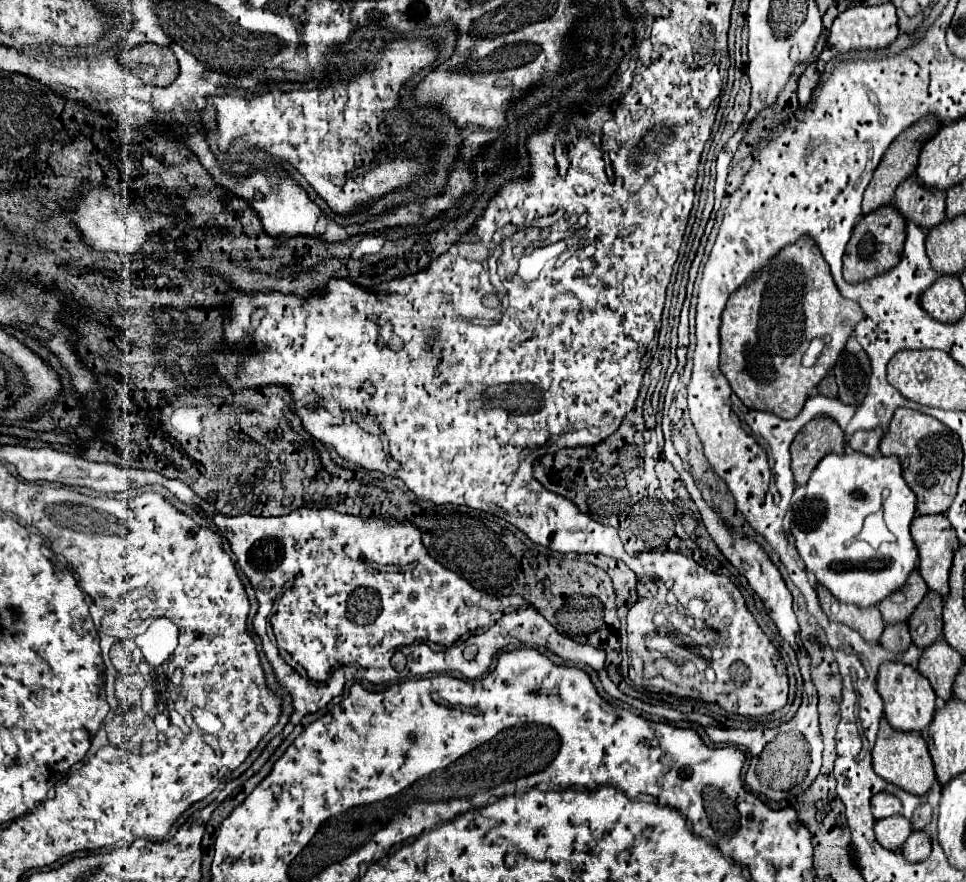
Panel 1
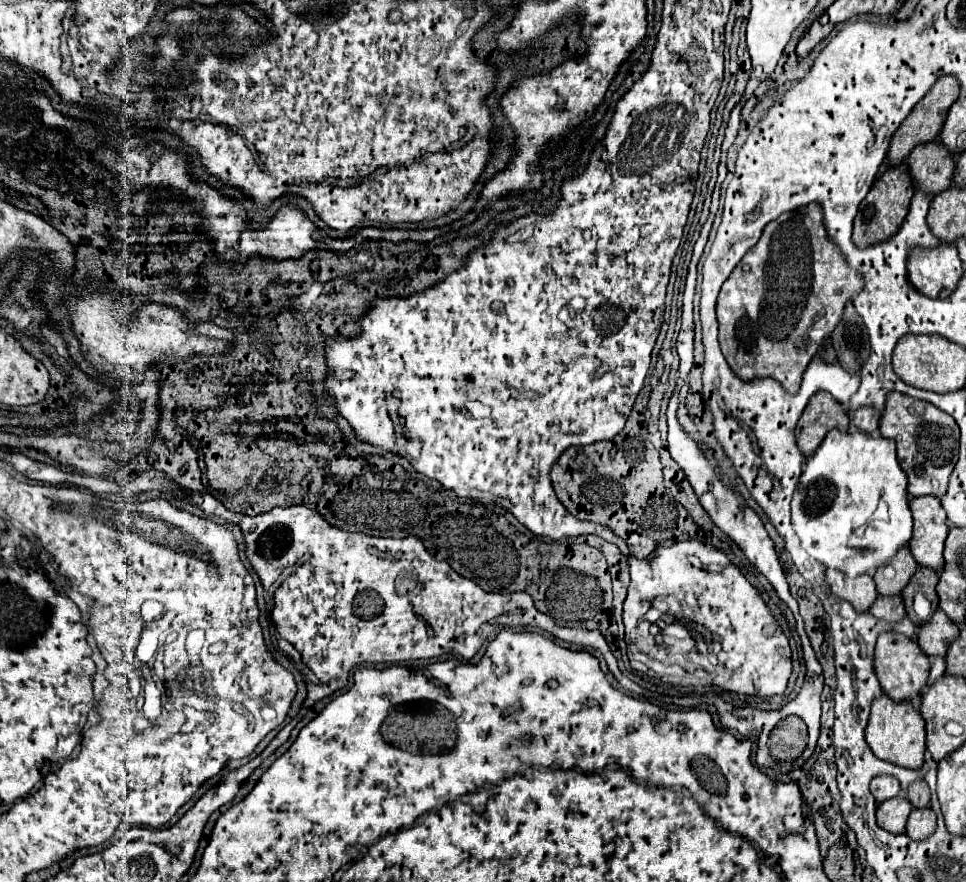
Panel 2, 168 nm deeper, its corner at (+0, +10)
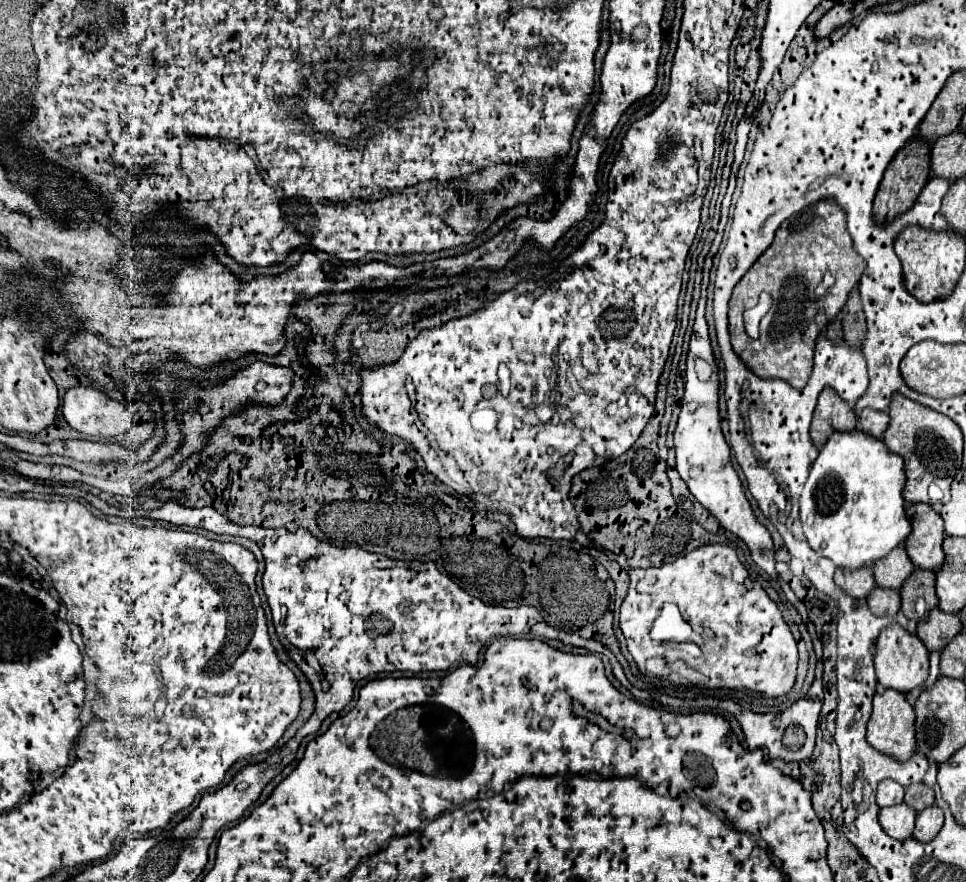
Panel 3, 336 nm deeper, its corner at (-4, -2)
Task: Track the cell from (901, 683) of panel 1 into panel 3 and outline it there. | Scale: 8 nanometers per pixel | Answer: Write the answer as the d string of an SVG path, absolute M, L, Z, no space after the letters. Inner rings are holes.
M891 624L879 634L875 642L875 670L881 686L899 692L909 692L911 688L923 686L929 674L929 650L915 634L909 634L899 624Z

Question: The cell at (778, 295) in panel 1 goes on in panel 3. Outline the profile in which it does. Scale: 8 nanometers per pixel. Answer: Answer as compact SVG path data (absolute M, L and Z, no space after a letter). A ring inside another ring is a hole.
M819 200L799 214L793 214L783 222L773 244L759 256L733 290L729 302L729 332L733 350L761 378L783 378L801 390L813 368L813 348L821 328L839 314L849 292L859 284L863 270L865 262L853 248L845 212L835 200ZM825 270L831 270L837 280L837 296L833 298L815 296L815 288ZM761 292L769 292L773 296L773 306L767 320L761 324L761 338L753 340L745 332L743 312L747 306L757 304Z

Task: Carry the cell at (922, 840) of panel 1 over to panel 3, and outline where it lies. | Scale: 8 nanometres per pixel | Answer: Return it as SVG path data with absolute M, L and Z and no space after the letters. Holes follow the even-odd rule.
M931 806L917 814L913 838L921 840L921 842L929 842L939 834L941 826L943 826L943 810L939 806Z

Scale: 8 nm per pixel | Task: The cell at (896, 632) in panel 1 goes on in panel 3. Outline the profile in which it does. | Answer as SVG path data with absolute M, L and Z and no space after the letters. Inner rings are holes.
M875 586L867 596L867 604L875 616L895 616L901 608L899 592Z

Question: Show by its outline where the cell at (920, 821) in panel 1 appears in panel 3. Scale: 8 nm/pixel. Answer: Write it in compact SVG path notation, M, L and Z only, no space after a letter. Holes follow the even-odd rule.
M911 784L905 788L905 804L909 804L911 808L915 808L917 812L921 812L927 806L933 806L935 802L935 794L929 786L925 784Z

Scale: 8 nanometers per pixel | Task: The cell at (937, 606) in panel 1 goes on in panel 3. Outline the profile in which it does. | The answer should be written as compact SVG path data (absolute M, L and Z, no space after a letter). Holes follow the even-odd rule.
M915 570L901 586L901 612L907 618L915 618L915 598L923 596L927 600L927 606L933 608L937 606L935 598L935 572L931 570Z

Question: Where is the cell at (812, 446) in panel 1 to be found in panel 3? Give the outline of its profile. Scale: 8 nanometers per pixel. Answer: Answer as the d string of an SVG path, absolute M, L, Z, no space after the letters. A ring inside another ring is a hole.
M823 388L811 422L813 444L821 448L835 430L839 432L855 430L855 422L857 418L853 408L845 400L841 400L833 388Z

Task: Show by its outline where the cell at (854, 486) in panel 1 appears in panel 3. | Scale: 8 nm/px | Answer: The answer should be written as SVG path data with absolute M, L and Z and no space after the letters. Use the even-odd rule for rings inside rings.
M861 430L835 432L819 450L801 494L801 522L809 546L817 554L831 558L837 566L849 570L871 566L875 560L887 556L911 534L911 524L905 516L905 500L901 496L903 484L903 458L891 452L883 440L871 438ZM855 494L859 494L859 500L853 500Z

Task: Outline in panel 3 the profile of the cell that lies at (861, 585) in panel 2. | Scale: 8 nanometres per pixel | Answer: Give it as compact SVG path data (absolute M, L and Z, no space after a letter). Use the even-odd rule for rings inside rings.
M867 566L863 570L839 570L837 568L835 584L841 586L853 598L865 598L875 586L873 570Z

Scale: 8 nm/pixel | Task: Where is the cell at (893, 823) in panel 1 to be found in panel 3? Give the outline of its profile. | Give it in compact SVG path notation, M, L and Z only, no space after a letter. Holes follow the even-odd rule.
M905 802L889 806L889 808L881 808L879 812L879 822L881 828L895 840L907 840L913 834L913 826L915 826L915 816L917 812L911 810L911 806L907 806Z

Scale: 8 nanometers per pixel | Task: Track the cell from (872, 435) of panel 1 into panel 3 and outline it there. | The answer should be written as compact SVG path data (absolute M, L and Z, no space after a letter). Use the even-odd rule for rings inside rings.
M863 410L859 416L859 426L863 432L881 438L885 428L889 424L889 414L887 412L879 412L879 410Z

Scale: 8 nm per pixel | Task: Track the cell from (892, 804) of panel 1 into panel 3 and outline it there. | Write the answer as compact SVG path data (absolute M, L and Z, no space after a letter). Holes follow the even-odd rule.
M889 778L881 780L879 788L877 788L877 804L881 808L899 804L899 802L903 802L903 794L905 794L905 788L901 784L897 784L895 780L889 780Z

